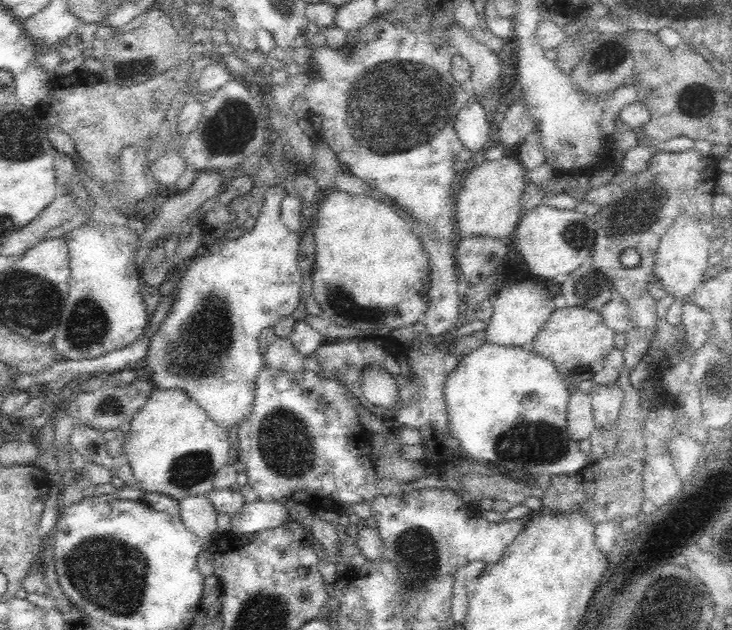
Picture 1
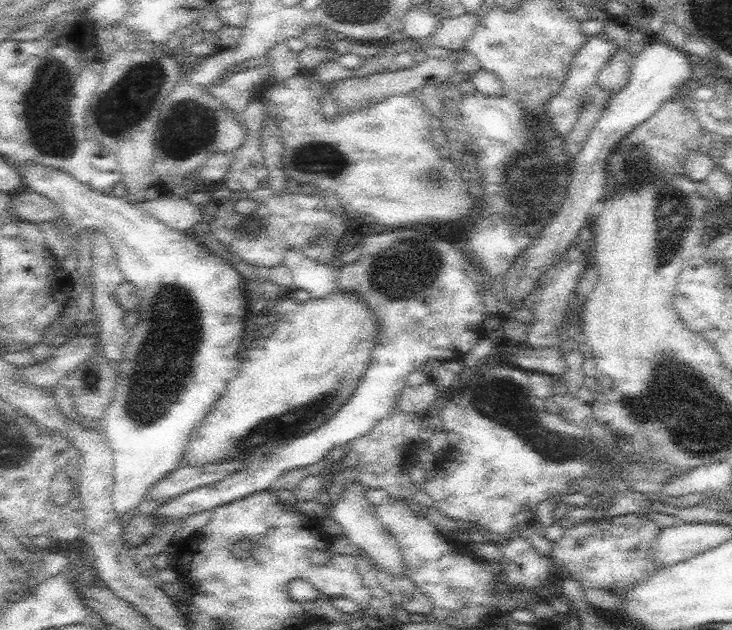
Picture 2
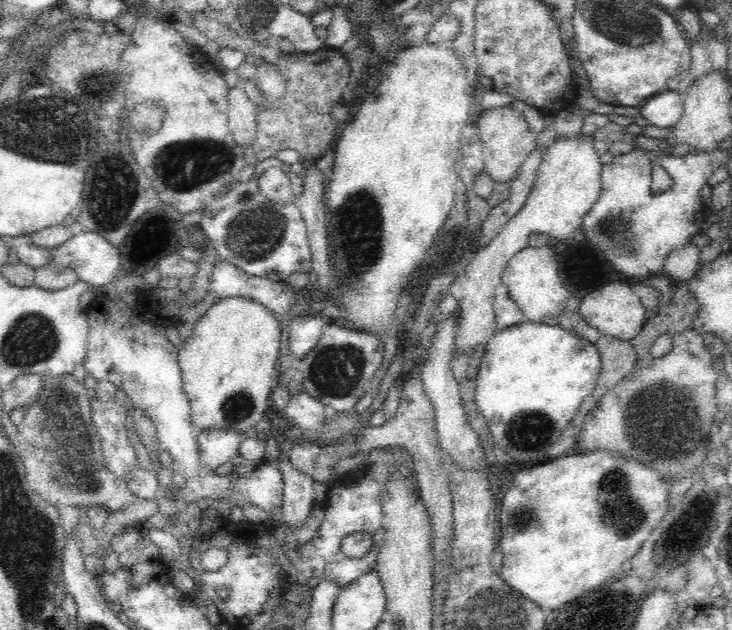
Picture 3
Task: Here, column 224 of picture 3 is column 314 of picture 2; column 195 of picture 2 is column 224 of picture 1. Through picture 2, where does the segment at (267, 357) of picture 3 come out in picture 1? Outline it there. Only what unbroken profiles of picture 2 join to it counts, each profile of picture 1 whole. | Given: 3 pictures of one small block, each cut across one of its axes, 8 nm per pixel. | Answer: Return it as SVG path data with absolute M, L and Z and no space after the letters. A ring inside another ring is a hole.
M154 388L146 404L136 411L130 422L123 454L144 493L156 492L181 501L188 496L208 496L212 492L214 475L233 453L228 430L206 416L186 392L178 392L176 388Z

